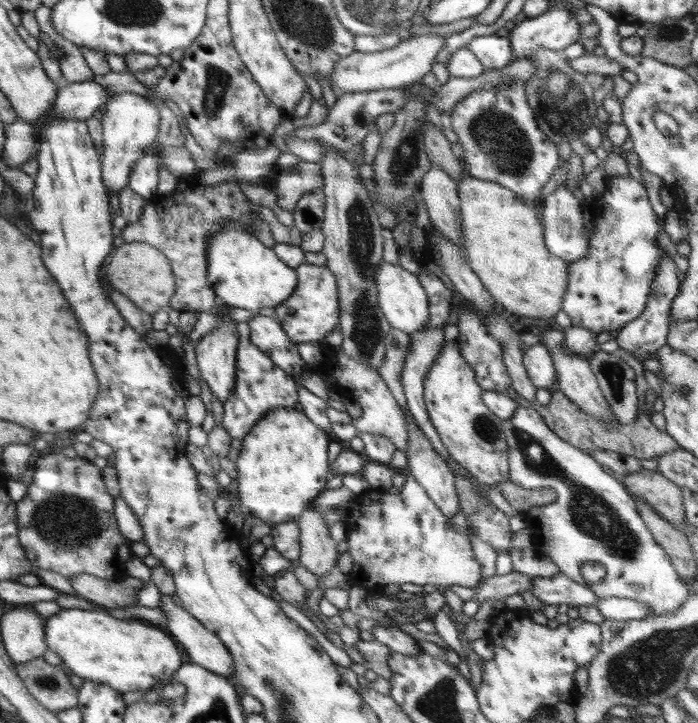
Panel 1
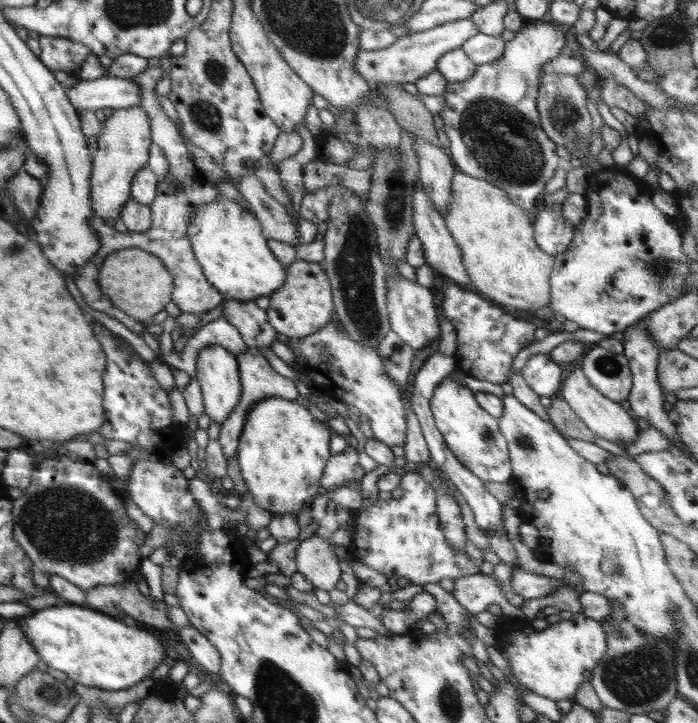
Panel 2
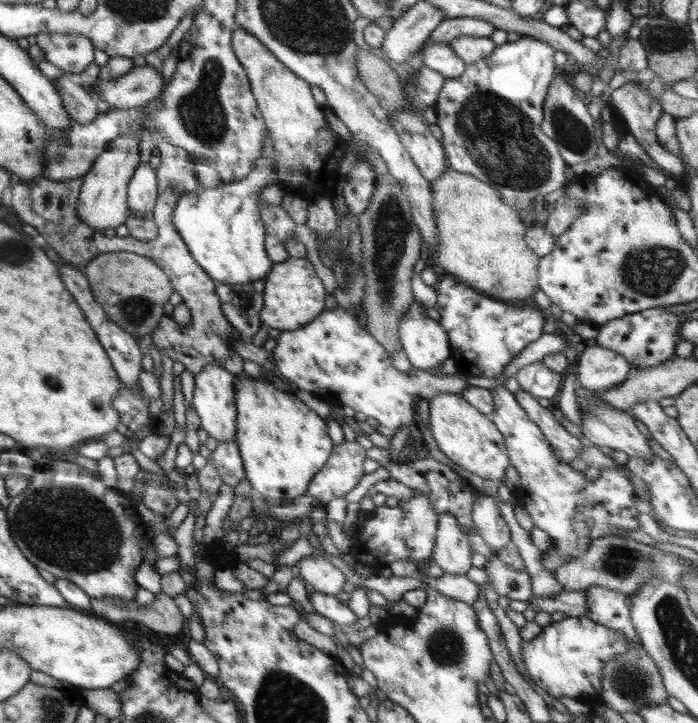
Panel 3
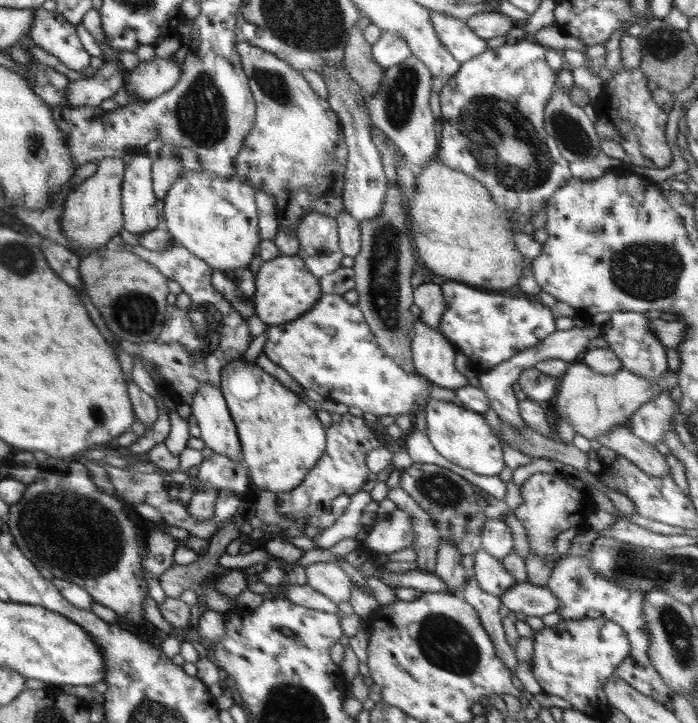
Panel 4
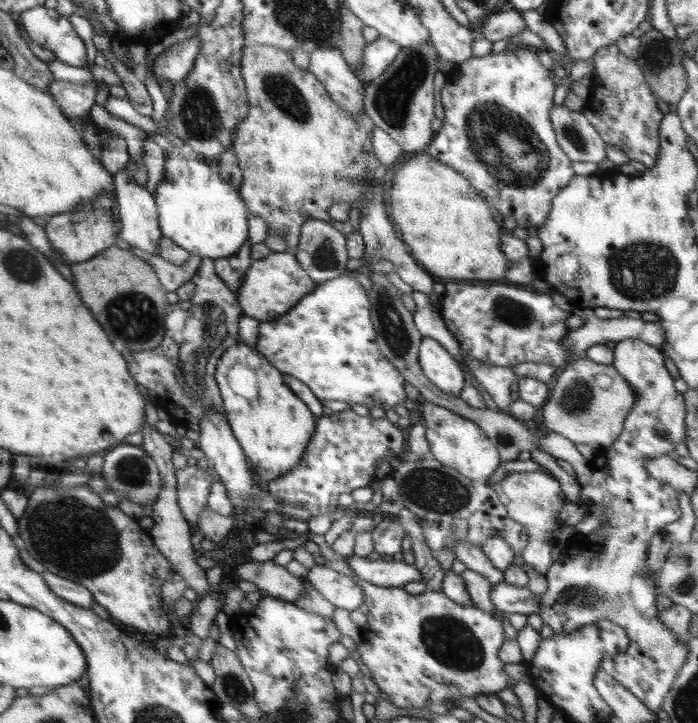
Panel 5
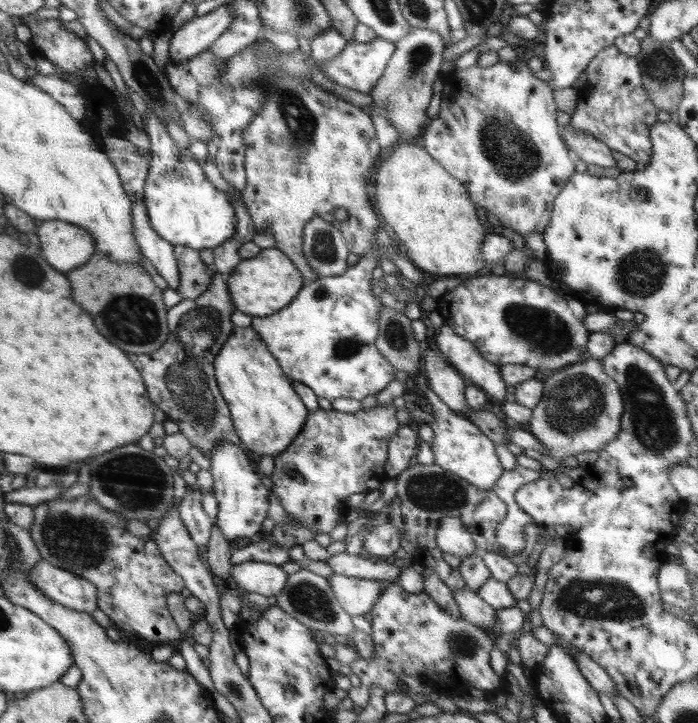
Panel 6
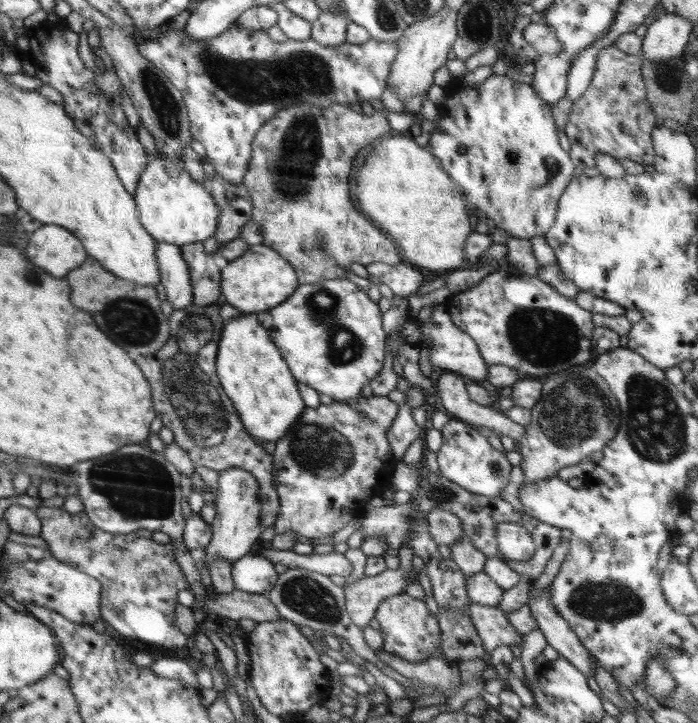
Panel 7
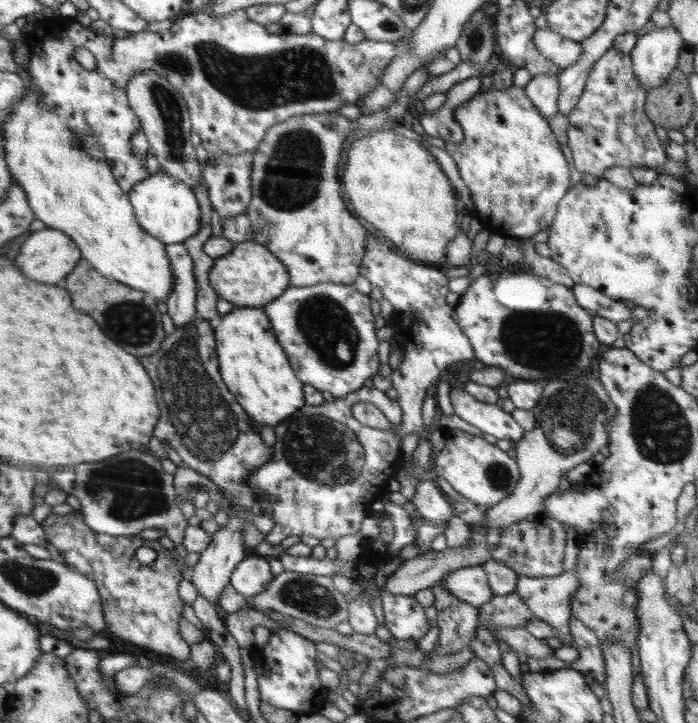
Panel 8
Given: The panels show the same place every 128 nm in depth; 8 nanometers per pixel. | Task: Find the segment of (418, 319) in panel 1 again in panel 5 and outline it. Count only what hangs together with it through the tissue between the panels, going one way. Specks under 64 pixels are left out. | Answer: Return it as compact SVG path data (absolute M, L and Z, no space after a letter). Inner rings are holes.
M422 337L418 358L423 373L438 389L460 396L466 385L464 372L445 347L433 338Z

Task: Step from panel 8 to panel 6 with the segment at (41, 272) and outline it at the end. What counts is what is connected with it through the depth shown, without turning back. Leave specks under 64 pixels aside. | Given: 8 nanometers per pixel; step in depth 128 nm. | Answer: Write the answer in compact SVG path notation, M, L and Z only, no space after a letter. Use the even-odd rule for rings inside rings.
M43 221L36 234L40 240L40 253L46 262L63 274L81 267L96 253L92 233L66 221Z

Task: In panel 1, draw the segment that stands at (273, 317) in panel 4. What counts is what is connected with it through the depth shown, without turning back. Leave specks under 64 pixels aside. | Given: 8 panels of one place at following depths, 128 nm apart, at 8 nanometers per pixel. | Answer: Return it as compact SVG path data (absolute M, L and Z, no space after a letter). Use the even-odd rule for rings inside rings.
M304 263L300 266L294 268L296 271L296 277L298 277L298 282L296 282L296 288L294 292L290 294L290 298L285 300L281 306L276 308L275 319L282 325L282 329L286 331L290 341L295 343L317 343L323 344L323 339L339 326L338 322L340 320L340 310L338 301L338 285L336 284L336 277L330 269L326 266L316 266L313 264Z

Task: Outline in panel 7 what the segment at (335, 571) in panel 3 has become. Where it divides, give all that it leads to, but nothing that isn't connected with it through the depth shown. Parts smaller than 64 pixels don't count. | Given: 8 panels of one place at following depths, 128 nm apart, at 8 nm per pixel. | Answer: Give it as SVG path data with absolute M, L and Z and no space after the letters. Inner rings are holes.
M413 567L410 573L387 569L378 576L366 576L342 586L345 609L352 622L363 630L375 615L375 609L386 598L405 593L409 582L419 582L419 572Z

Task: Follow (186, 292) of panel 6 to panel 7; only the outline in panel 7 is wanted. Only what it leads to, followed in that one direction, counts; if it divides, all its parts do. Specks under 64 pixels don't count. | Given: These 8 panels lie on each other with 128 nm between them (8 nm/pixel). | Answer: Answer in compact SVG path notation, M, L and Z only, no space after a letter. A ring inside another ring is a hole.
M192 242L180 247L182 256L190 270L193 305L204 308L222 300L220 290L221 269L211 256L204 250L202 242Z

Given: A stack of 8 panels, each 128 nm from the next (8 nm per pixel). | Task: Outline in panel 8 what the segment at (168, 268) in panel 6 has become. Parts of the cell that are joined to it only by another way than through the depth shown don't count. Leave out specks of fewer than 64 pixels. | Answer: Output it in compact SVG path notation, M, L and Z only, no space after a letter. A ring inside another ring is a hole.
M183 243L166 245L166 256L170 260L170 268L174 270L174 290L170 291L166 301L167 313L171 316L175 328L178 329L196 322L197 282L193 260Z

